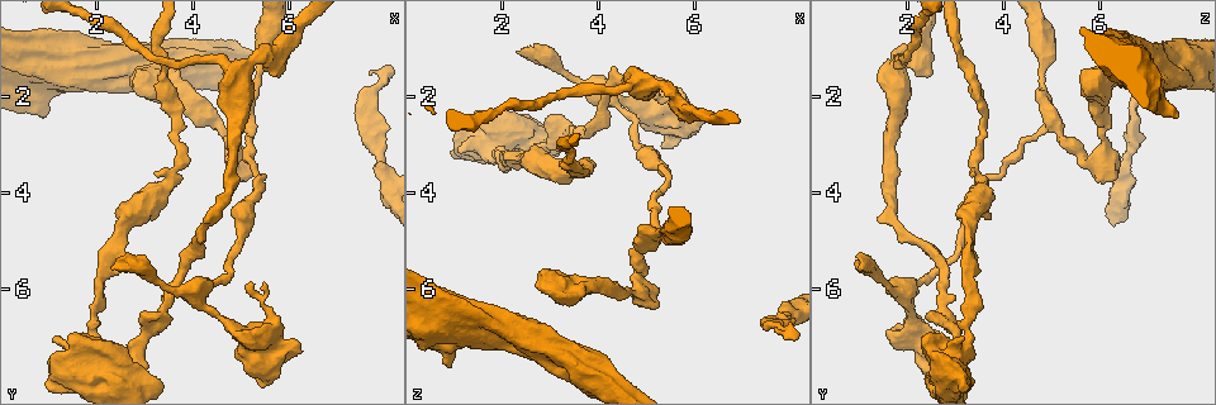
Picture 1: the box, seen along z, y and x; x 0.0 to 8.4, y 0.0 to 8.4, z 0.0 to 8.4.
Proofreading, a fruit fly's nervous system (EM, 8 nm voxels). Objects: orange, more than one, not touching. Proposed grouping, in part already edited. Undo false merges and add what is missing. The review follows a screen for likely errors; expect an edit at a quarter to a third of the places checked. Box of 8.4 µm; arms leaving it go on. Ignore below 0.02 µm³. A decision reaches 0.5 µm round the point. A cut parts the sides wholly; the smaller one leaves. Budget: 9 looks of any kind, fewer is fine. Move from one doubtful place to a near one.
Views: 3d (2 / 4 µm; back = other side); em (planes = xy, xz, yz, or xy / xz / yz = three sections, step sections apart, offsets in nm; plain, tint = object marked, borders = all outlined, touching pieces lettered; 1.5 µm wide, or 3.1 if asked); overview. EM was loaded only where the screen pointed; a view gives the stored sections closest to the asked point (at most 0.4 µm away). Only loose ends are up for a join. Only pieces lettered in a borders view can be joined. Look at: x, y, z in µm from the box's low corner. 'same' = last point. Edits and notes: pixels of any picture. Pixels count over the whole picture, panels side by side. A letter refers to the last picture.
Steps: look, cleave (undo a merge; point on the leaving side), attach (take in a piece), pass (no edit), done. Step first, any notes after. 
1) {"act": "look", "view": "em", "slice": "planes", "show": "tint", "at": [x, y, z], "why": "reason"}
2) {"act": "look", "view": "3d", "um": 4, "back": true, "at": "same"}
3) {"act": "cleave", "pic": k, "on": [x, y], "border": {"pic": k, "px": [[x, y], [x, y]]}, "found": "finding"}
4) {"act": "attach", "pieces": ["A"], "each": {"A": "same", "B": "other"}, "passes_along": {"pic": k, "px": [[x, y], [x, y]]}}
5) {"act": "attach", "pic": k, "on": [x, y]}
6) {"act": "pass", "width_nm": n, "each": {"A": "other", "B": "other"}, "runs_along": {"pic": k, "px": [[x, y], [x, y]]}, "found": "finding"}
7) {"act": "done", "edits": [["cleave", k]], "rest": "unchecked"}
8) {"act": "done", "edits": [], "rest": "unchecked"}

{"act": "look", "view": "em", "slice": "planes", "show": "borders", "at": [2.30, 5.65, 1.10], "why": "an open end"}

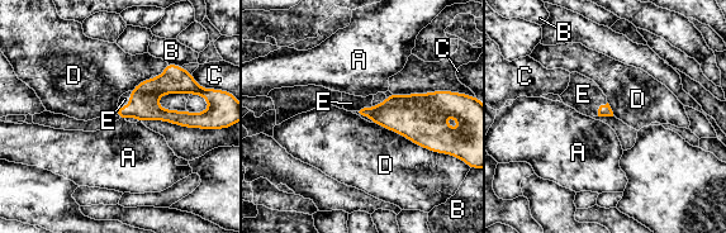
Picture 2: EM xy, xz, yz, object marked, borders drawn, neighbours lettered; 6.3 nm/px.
{"act": "attach", "pieces": ["E"], "each": {"A": "other", "B": "other", "C": "other", "D": "other", "E": "same"}, "passes_along": {"pic": 2, "px": [[143, 105], [129, 103], [124, 99]]}, "found": "it goes on there"}

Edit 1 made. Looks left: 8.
{"act": "look", "view": "em", "slice": "planes", "show": "tint", "at": [6.20, 7.35, 2.55]}

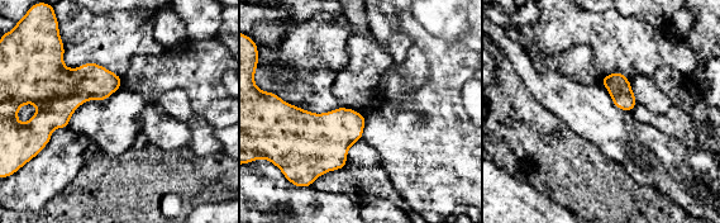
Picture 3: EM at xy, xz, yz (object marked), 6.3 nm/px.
{"act": "look", "view": "em", "slice": "planes", "show": "borders", "at": "same"}

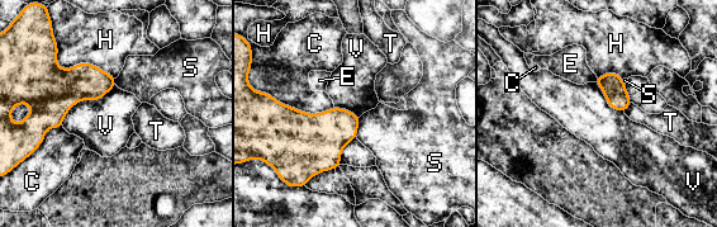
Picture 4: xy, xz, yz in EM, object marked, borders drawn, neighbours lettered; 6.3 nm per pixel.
{"act": "pass", "each": {"C": "other", "E": "other", "H": "other", "S": "other", "T": "other", "V": "other"}, "border": {"pic": 4, "px": [[631, 102], [625, 112]]}, "found": "no lettered piece goes on from it"}

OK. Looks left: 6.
{"act": "look", "view": "em", "slice": "planes", "show": "plain", "at": [0.95, 2.40, 7.60], "why": "free end"}

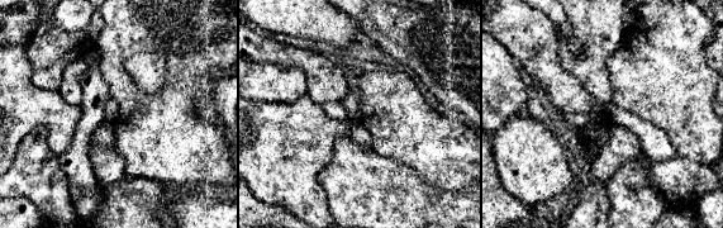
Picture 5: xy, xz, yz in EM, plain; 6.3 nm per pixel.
{"act": "look", "view": "em", "slice": "planes", "show": "borders", "at": "same", "why": "what lies round it"}

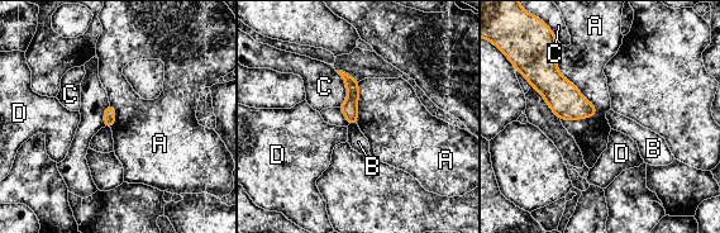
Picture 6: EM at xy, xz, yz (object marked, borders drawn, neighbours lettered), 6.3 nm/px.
{"act": "attach", "pieces": ["B"], "each": {"A": "other", "B": "same", "C": "other", "D": "other"}, "found": "the neuron continues"}

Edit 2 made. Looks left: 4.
{"act": "done", "edits": [["attach", 2], ["attach", 6]], "rest": "unchecked"}

